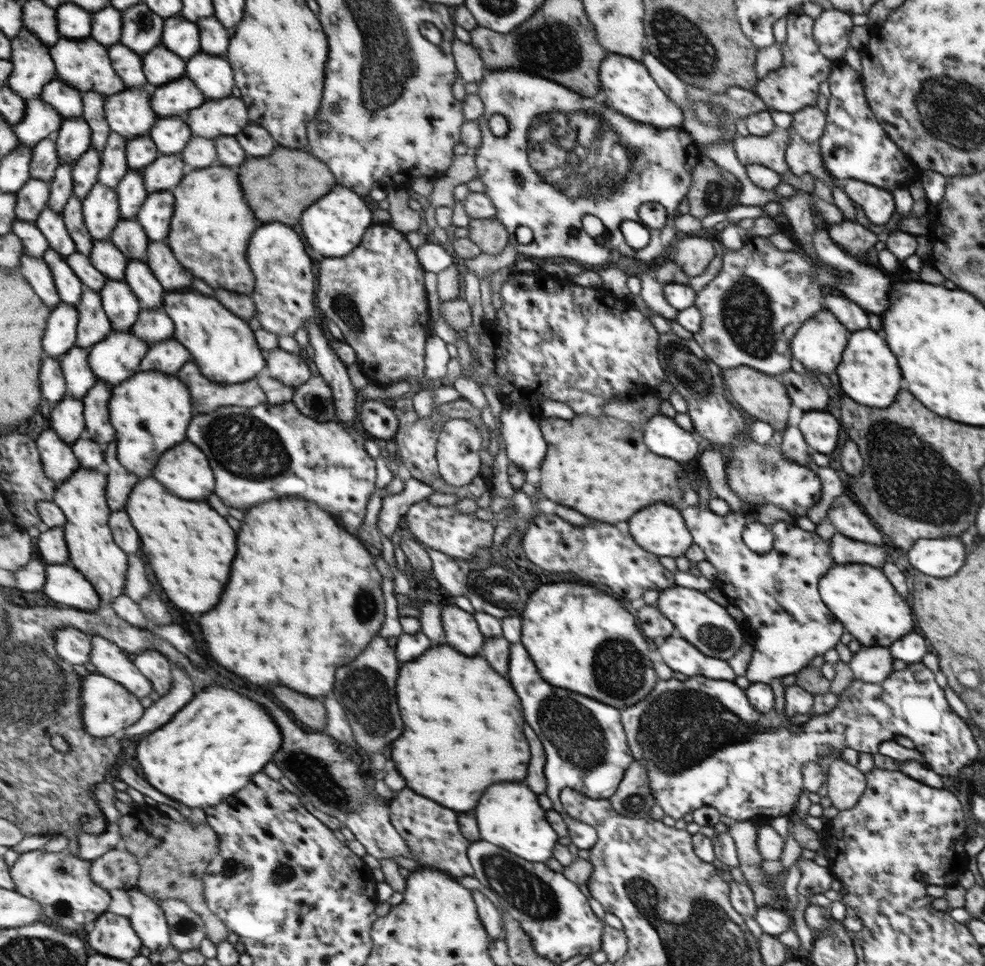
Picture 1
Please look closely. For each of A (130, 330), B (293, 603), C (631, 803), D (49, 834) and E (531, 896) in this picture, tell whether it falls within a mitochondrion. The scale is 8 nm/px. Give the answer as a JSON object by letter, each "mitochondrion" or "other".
{"A":"other","B":"other","C":"mitochondrion","D":"other","E":"mitochondrion"}

